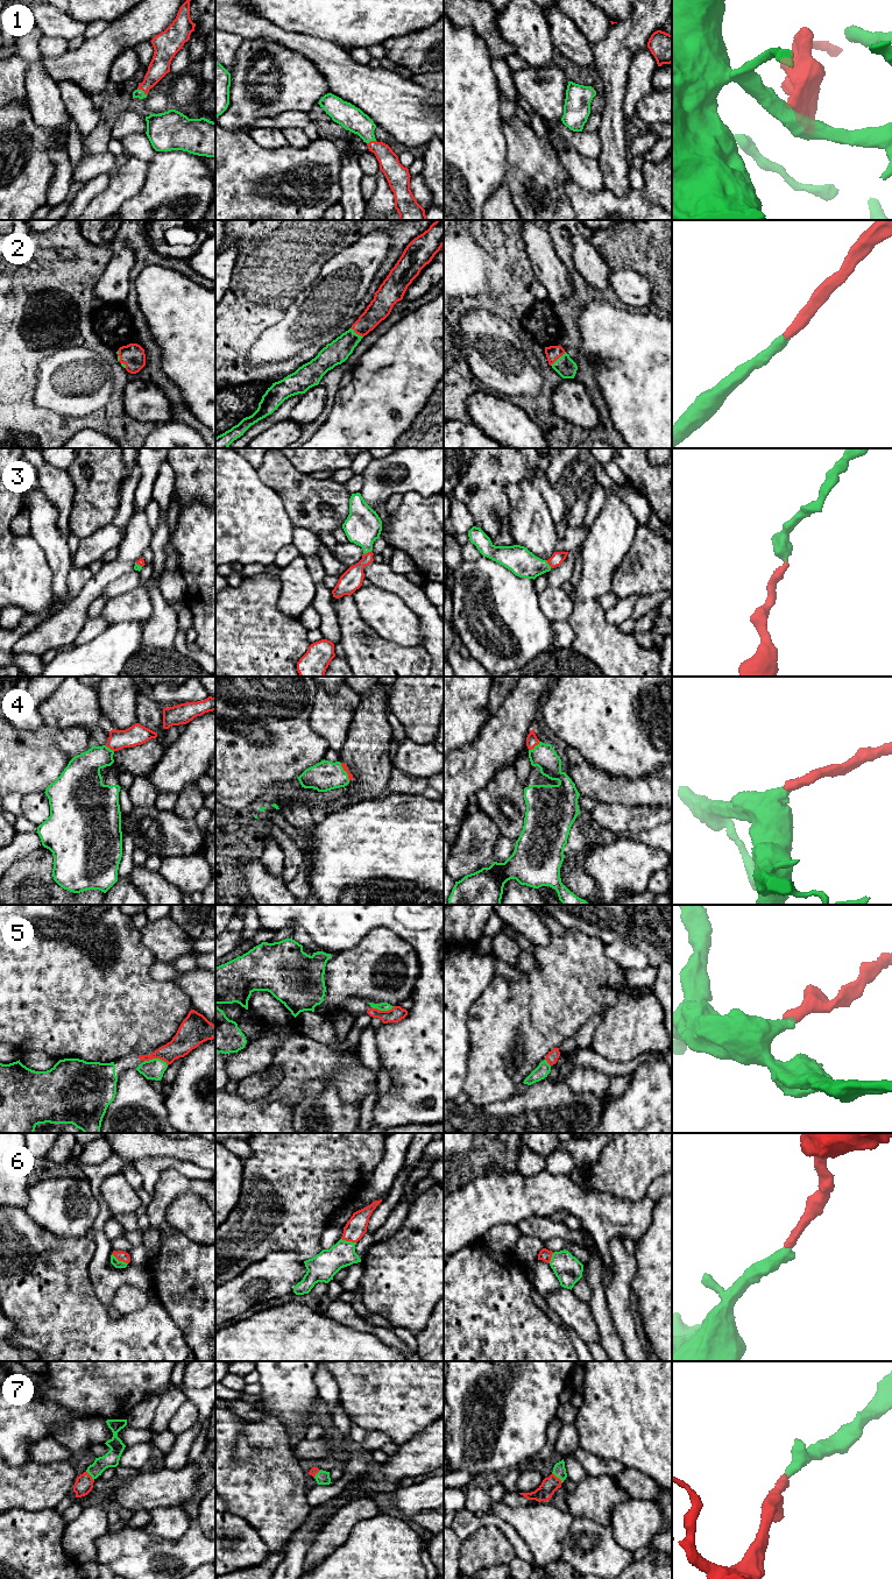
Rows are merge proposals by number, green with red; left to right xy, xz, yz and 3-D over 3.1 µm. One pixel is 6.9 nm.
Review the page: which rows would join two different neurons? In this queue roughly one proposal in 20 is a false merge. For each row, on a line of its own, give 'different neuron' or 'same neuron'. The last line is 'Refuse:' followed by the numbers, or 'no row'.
1: same neuron
2: same neuron
3: same neuron
4: same neuron
5: same neuron
6: same neuron
7: same neuron
Refuse: no row

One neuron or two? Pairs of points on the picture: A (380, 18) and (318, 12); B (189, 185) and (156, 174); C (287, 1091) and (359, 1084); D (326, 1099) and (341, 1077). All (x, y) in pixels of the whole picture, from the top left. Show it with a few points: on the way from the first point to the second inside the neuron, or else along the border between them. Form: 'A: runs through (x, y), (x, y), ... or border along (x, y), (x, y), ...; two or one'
A: runs through (365, 21), (349, 27), (333, 12); one
B: runs through (181, 185), (169, 175), (164, 174); one
C: runs through (304, 1074), (341, 1073); one
D: border along (308, 1082), (331, 1085), (346, 1103), (356, 1104); two

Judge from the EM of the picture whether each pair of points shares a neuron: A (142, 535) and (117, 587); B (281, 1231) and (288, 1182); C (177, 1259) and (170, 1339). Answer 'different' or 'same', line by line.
A: different
B: same
C: different

